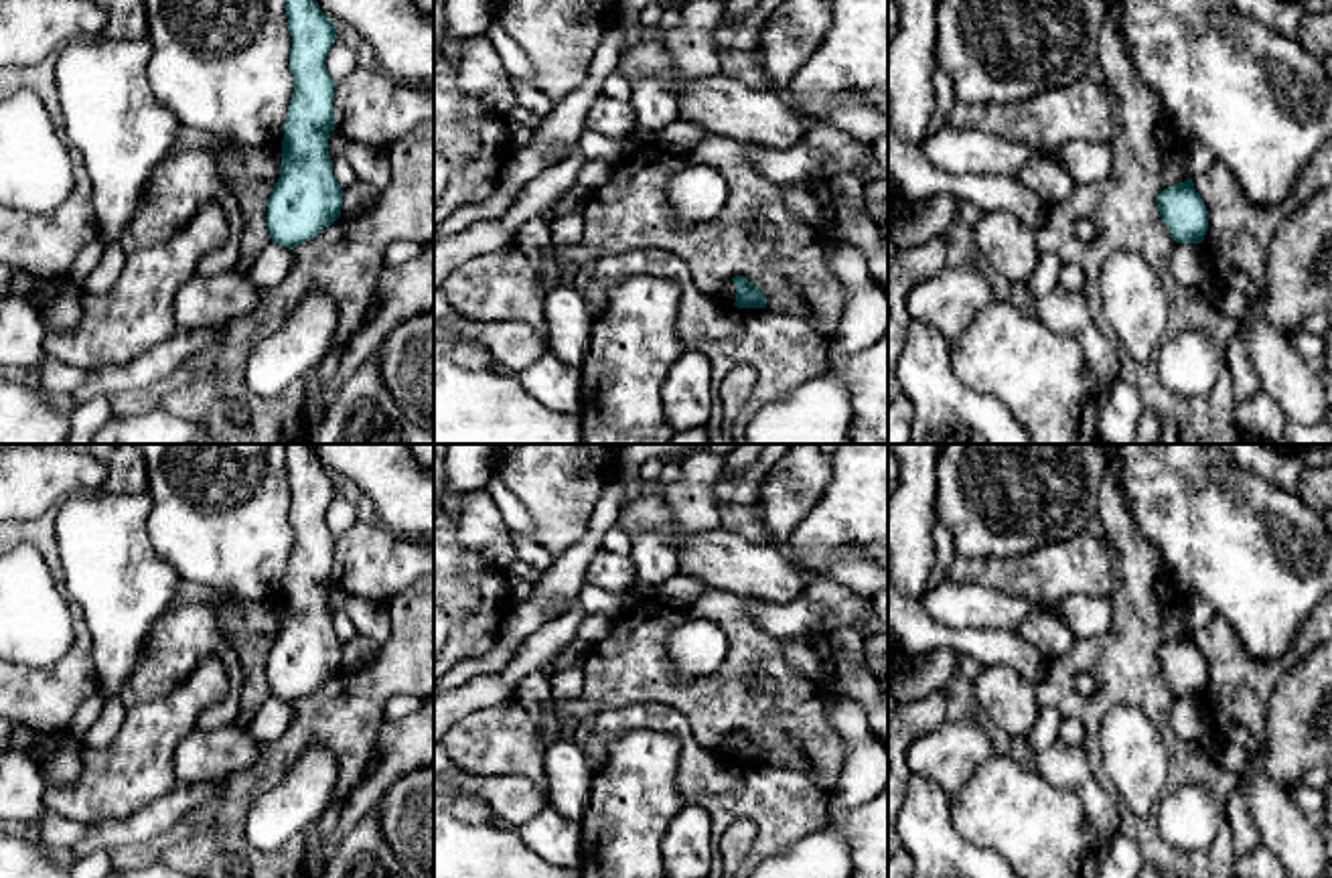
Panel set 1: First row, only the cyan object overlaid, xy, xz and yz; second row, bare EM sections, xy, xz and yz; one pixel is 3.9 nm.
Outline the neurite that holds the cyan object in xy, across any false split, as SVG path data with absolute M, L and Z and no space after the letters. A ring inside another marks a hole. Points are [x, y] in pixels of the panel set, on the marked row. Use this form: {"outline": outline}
{"outline": "M286 0L286 16L294 91L284 124L280 178L268 199L268 231L274 243L294 249L341 217L343 189L328 156L337 81L324 65L337 43L337 24L316 0Z"}

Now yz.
{"outline": "M1192 178L1168 187L1158 197L1158 211L1176 243L1202 243L1208 231L1208 211Z"}

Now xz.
{"outline": "M732 278L736 286L736 302L738 308L766 308L766 296L746 278Z"}

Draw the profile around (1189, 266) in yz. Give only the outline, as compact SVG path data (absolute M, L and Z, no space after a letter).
M1178 243L1170 270L1182 286L1198 286L1208 274L1202 243Z

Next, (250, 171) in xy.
M182 128L166 156L182 148L207 150L237 197L243 215L241 255L237 272L247 272L272 241L268 231L268 199L280 178L282 152L278 146L241 146L211 134Z

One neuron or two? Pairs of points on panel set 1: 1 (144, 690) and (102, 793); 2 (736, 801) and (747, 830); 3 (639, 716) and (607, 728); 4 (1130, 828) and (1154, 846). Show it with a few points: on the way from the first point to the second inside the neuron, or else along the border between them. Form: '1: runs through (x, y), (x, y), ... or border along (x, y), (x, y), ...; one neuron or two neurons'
1: border along (183, 680), (163, 696), (136, 702); two neurons
2: border along (757, 826), (734, 822), (720, 838), (718, 854); two neurons
3: runs through (631, 716), (615, 722); one neuron
4: runs through (1136, 828), (1148, 840); one neuron

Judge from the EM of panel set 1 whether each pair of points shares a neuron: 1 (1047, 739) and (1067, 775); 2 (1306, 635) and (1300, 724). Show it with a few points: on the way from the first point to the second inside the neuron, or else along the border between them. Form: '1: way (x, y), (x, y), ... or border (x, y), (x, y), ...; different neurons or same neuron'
1: border (1057, 741), (1039, 755); different neurons
2: border (1310, 651), (1282, 676), (1272, 694); different neurons

